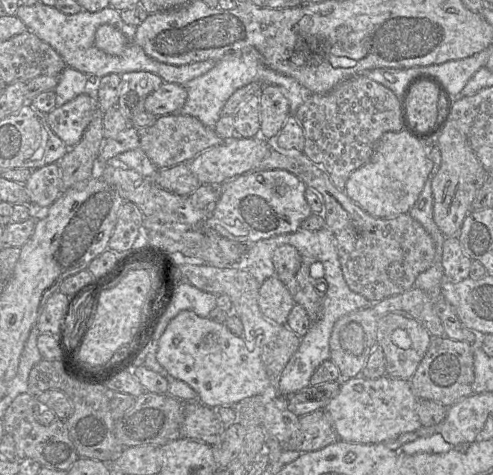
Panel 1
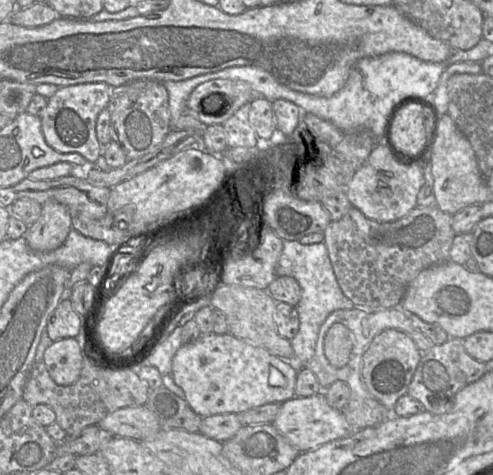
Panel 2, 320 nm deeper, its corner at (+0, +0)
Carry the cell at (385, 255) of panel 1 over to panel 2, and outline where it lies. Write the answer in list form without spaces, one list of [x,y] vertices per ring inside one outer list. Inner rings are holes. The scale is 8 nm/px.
[[[416,206],[406,216],[394,222],[377,222],[365,217],[352,207],[340,220],[331,221],[324,230],[324,243],[344,295],[362,309],[388,309],[401,306],[408,285],[426,268],[449,260],[455,233],[451,227],[452,215],[438,207]]]

